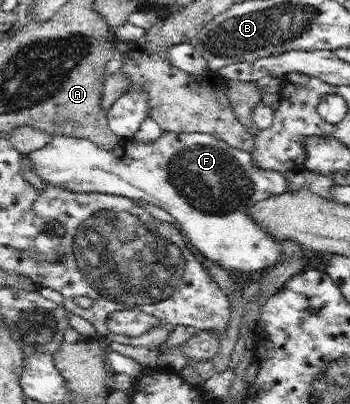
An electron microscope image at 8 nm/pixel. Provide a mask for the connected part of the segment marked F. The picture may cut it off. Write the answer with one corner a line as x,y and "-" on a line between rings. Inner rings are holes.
163,132
159,138
149,143
133,137
121,141
114,151
107,151
89,139
56,135
51,136
45,147
33,150
27,156
33,169
47,184
75,193
99,192
128,197
135,201
143,199
165,209
171,214
174,224
181,230
189,245
229,273
237,275
259,270
265,272
282,261
279,242
249,216
249,207
285,193
285,174
253,164
249,152
231,147
211,134

